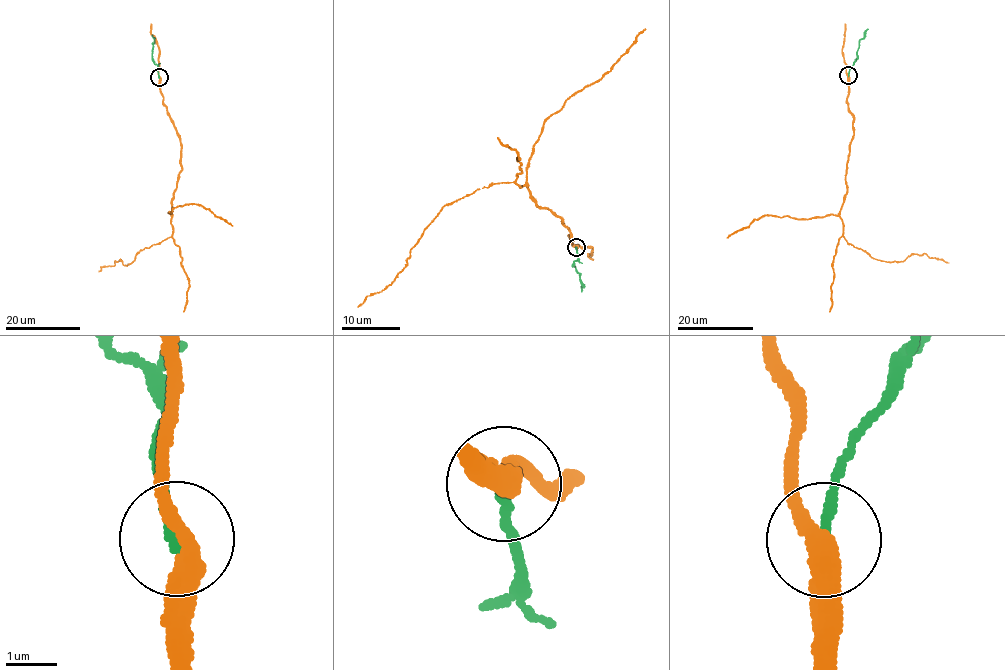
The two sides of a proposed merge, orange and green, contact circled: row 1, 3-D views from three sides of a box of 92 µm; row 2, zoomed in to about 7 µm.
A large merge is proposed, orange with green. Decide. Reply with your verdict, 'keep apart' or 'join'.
keep apart

